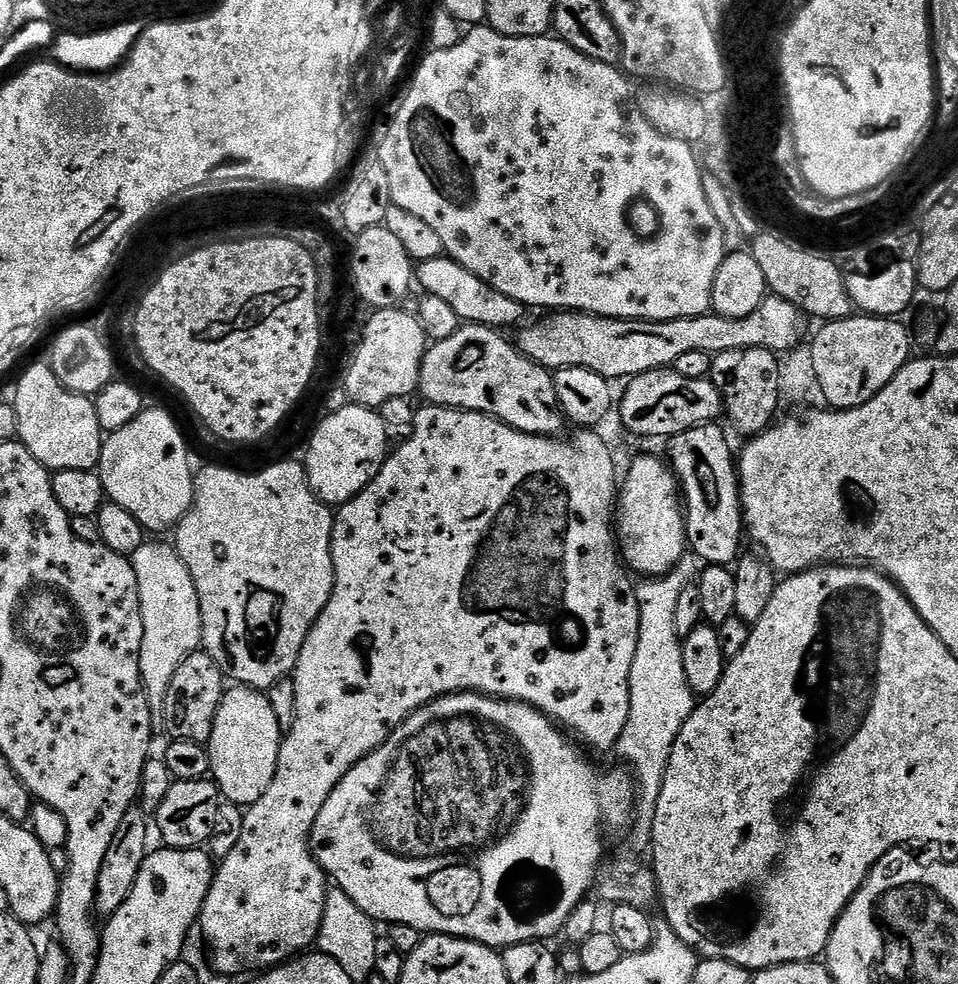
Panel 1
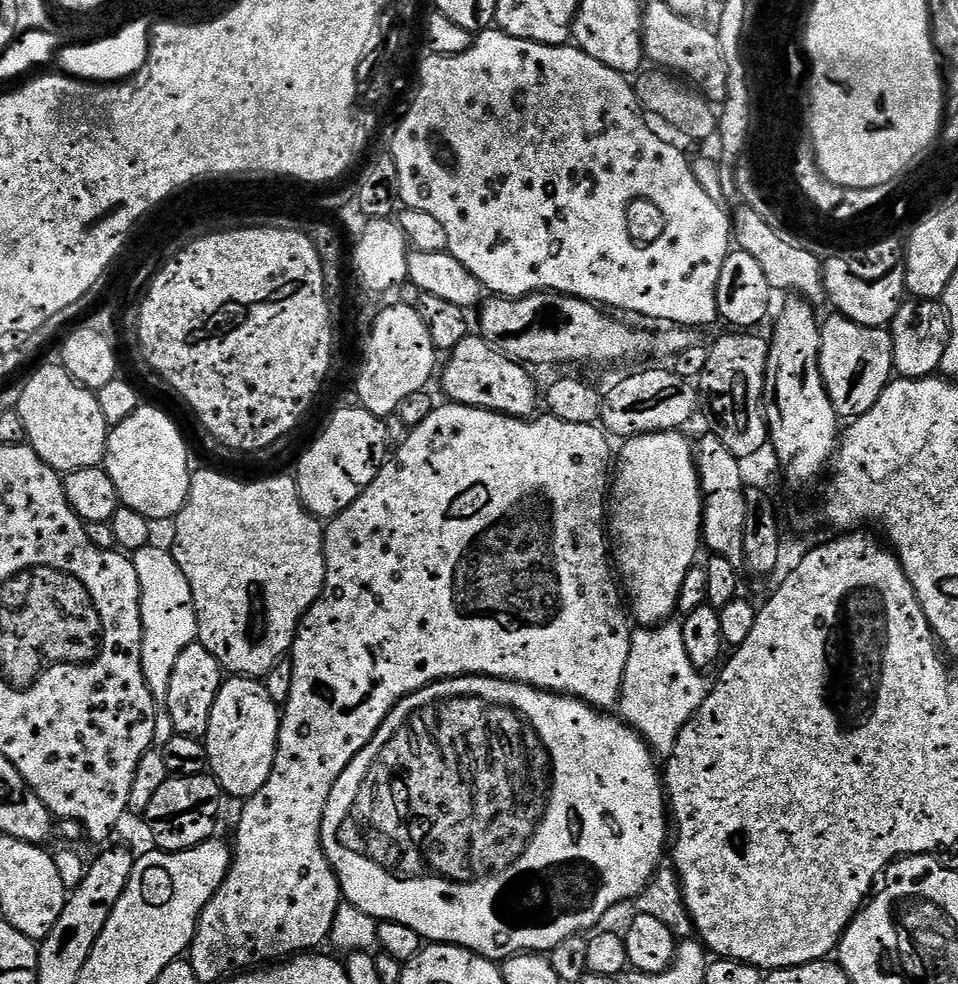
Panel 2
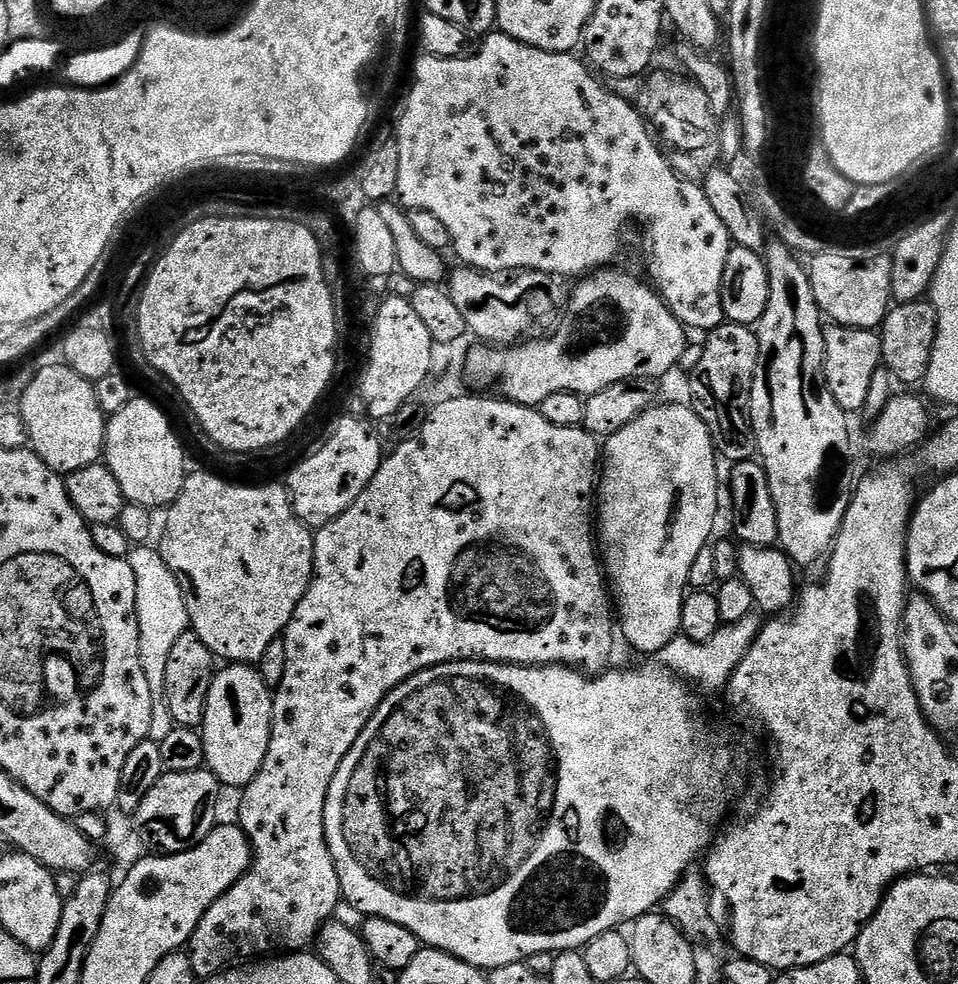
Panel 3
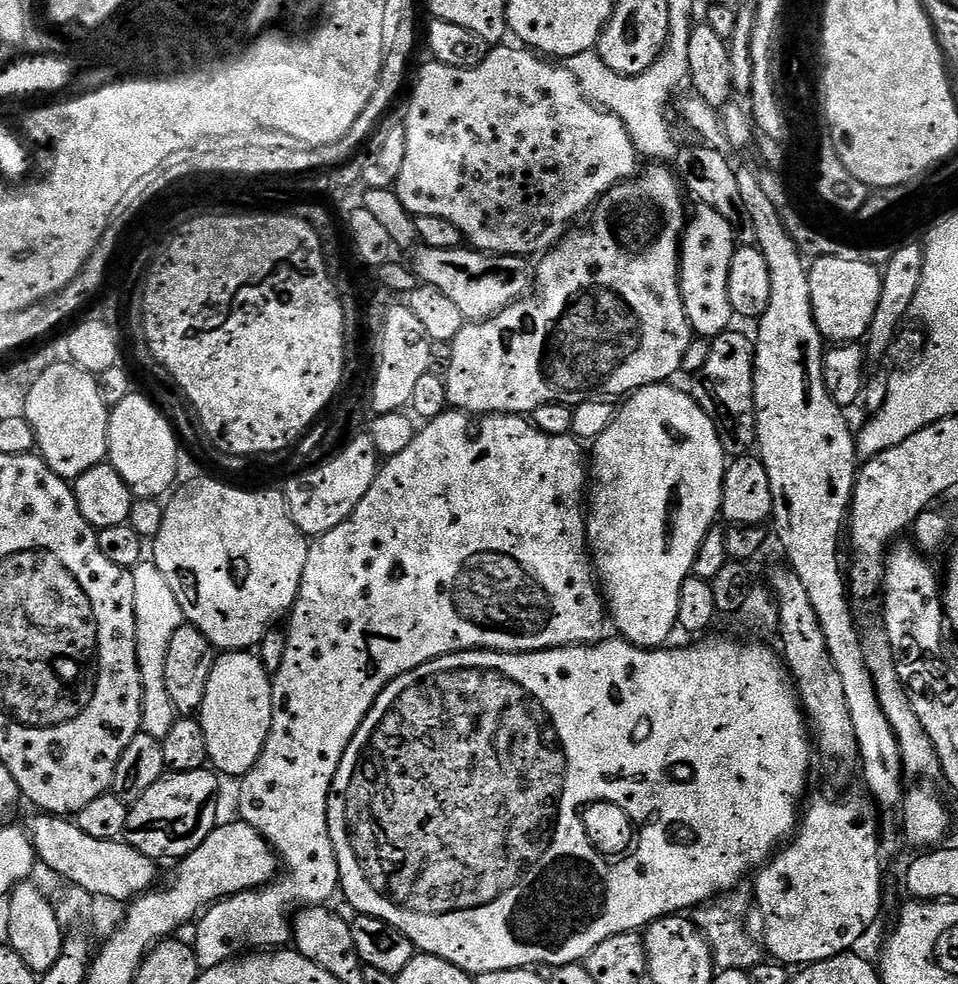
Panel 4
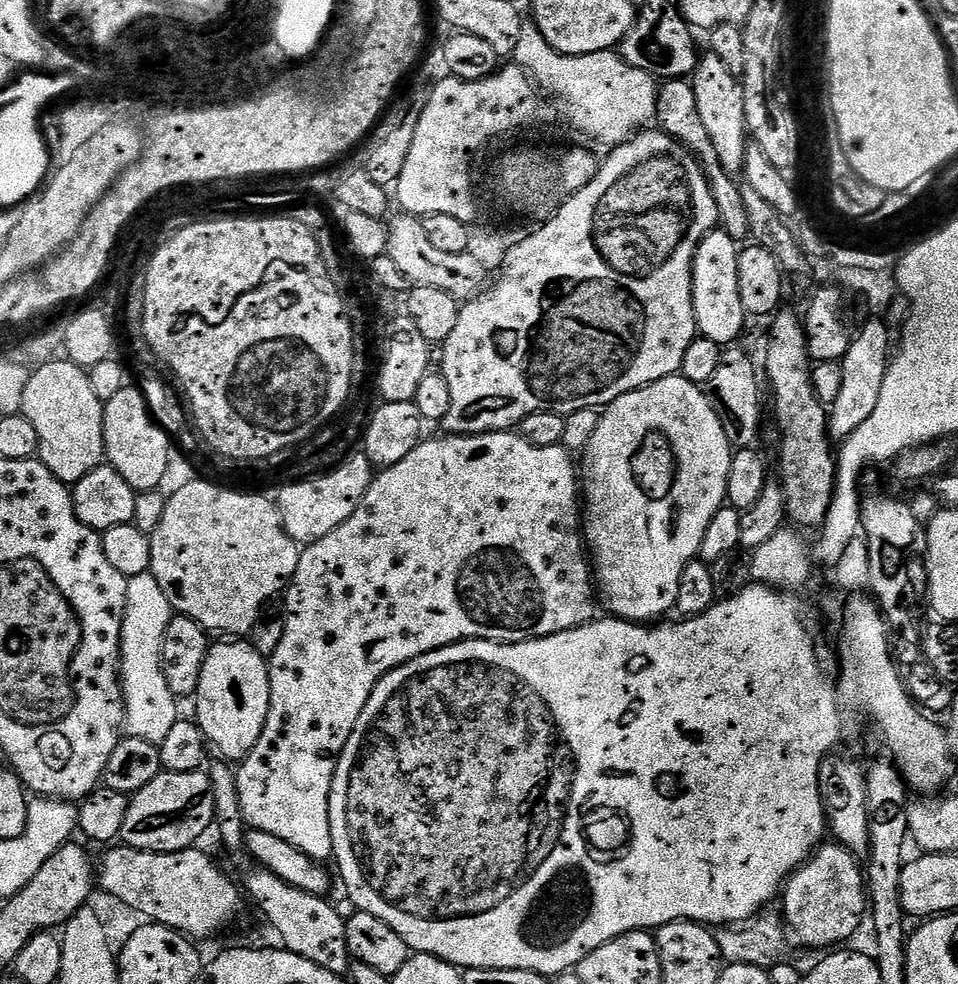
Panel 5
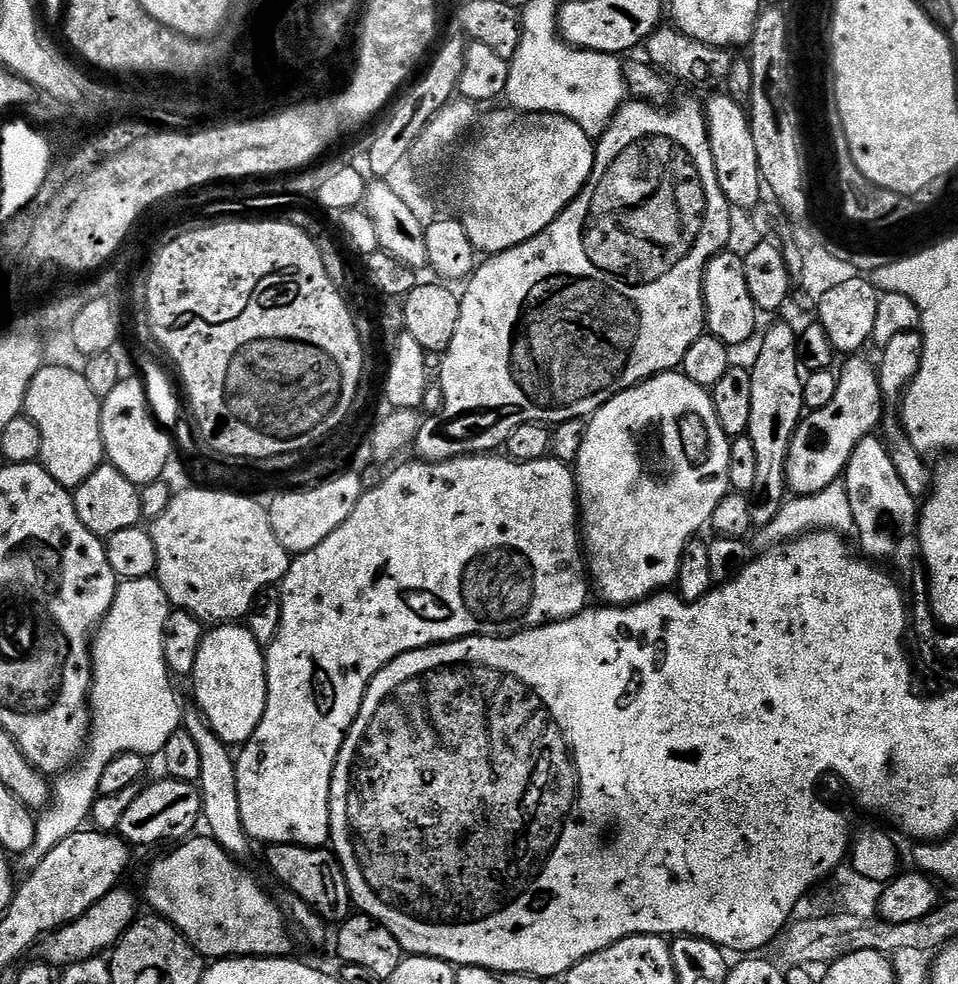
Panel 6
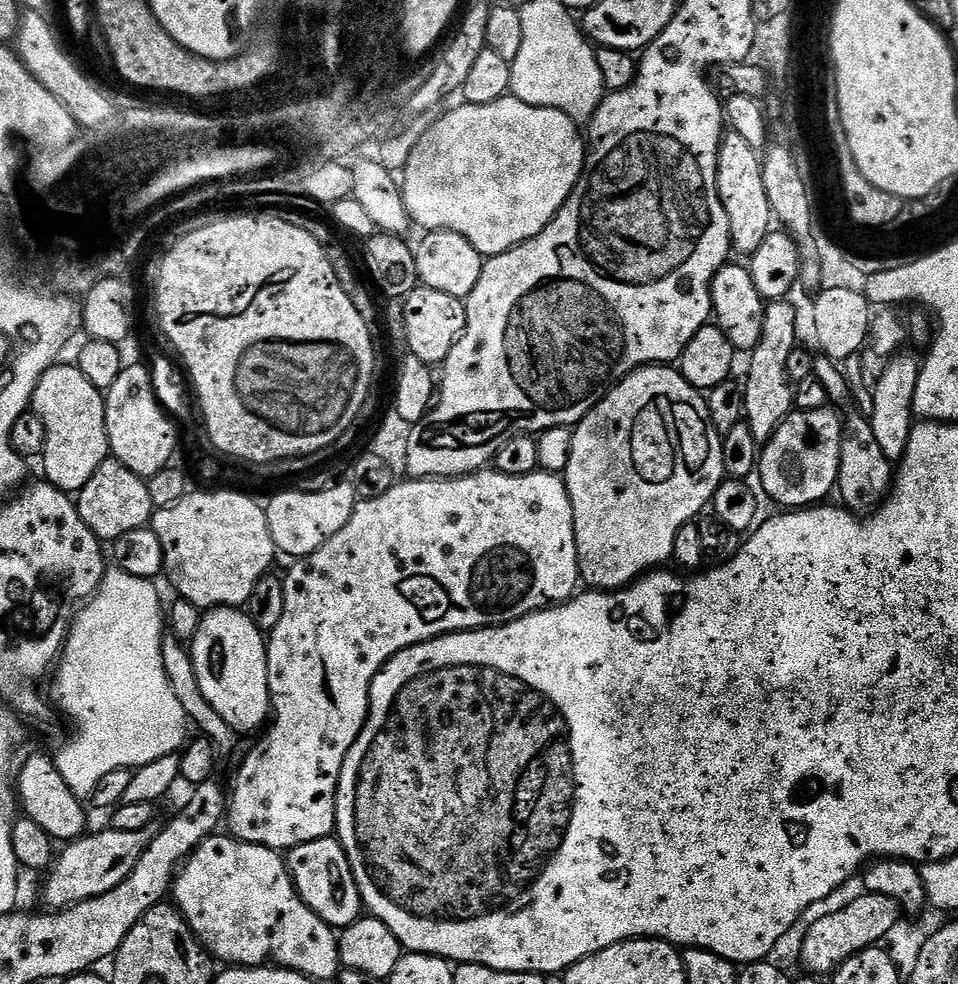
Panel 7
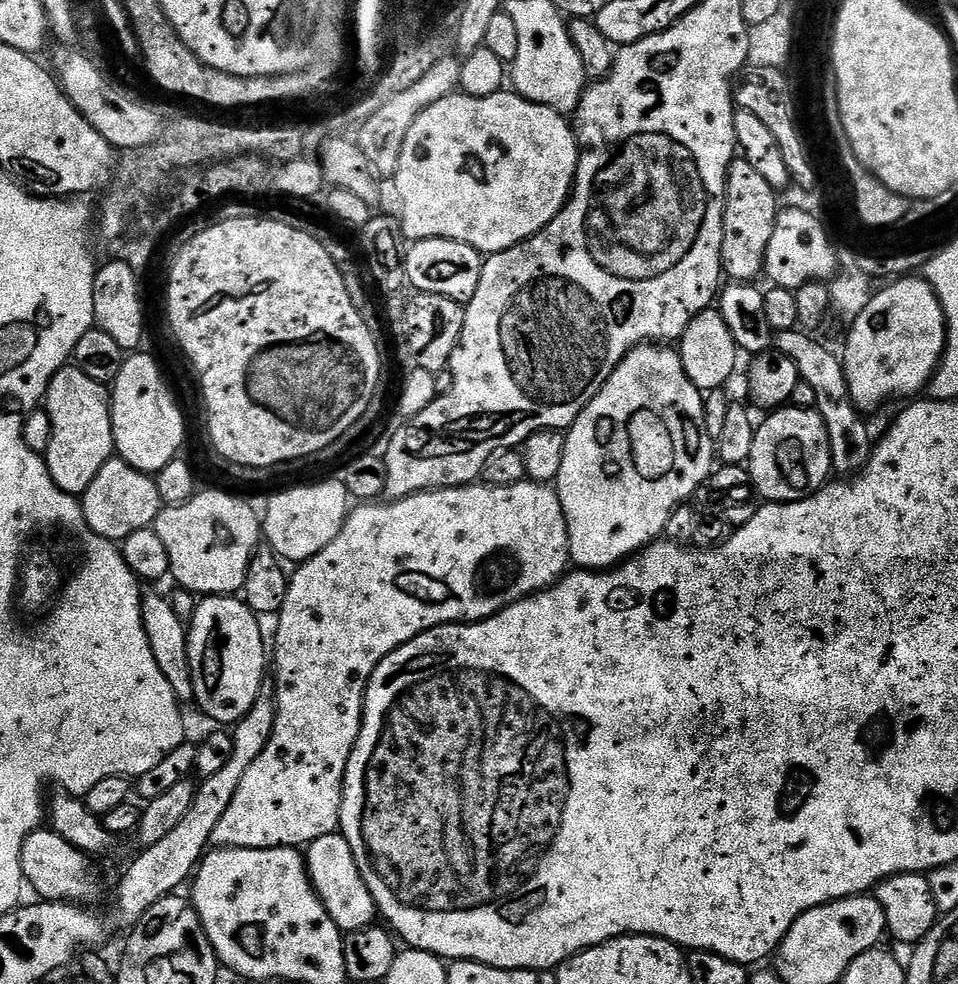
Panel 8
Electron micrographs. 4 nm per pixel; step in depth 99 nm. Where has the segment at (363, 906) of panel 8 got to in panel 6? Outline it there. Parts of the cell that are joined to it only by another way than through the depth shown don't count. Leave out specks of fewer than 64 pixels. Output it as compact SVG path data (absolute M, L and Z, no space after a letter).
M274 844L267 852L269 870L292 891L295 899L305 900L325 921L343 922L348 919L354 905L344 867L335 851L327 847L300 848L297 844Z

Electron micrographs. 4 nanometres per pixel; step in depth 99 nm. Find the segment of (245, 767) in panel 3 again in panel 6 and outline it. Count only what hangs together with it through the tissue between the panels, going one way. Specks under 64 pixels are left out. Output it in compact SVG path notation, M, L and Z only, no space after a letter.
M243 623L222 624L205 631L204 641L198 652L198 662L190 677L192 688L196 691L197 705L195 704L195 707L229 746L243 746L252 737L258 722L262 722L264 717L268 701L265 655L265 649L256 641L254 634L250 634L250 630Z

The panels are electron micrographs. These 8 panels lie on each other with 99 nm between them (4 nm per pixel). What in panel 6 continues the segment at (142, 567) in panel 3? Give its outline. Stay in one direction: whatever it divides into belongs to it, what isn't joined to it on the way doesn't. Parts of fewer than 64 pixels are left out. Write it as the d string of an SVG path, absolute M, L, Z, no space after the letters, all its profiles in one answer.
M147 576L146 578L138 578L137 580L125 580L117 587L116 597L110 606L110 610L106 614L103 624L100 625L93 641L92 641L92 691L90 693L90 711L92 714L92 730L88 737L88 747L82 757L82 766L78 767L78 780L84 784L87 783L91 776L99 775L102 770L106 770L106 766L110 766L110 762L115 756L121 756L127 752L133 752L145 758L152 758L152 755L163 753L166 742L170 742L170 734L174 734L182 726L182 707L176 701L176 692L172 689L174 683L173 677L166 666L166 654L162 648L162 638L166 630L166 618L170 611L168 596L162 590L160 581Z

